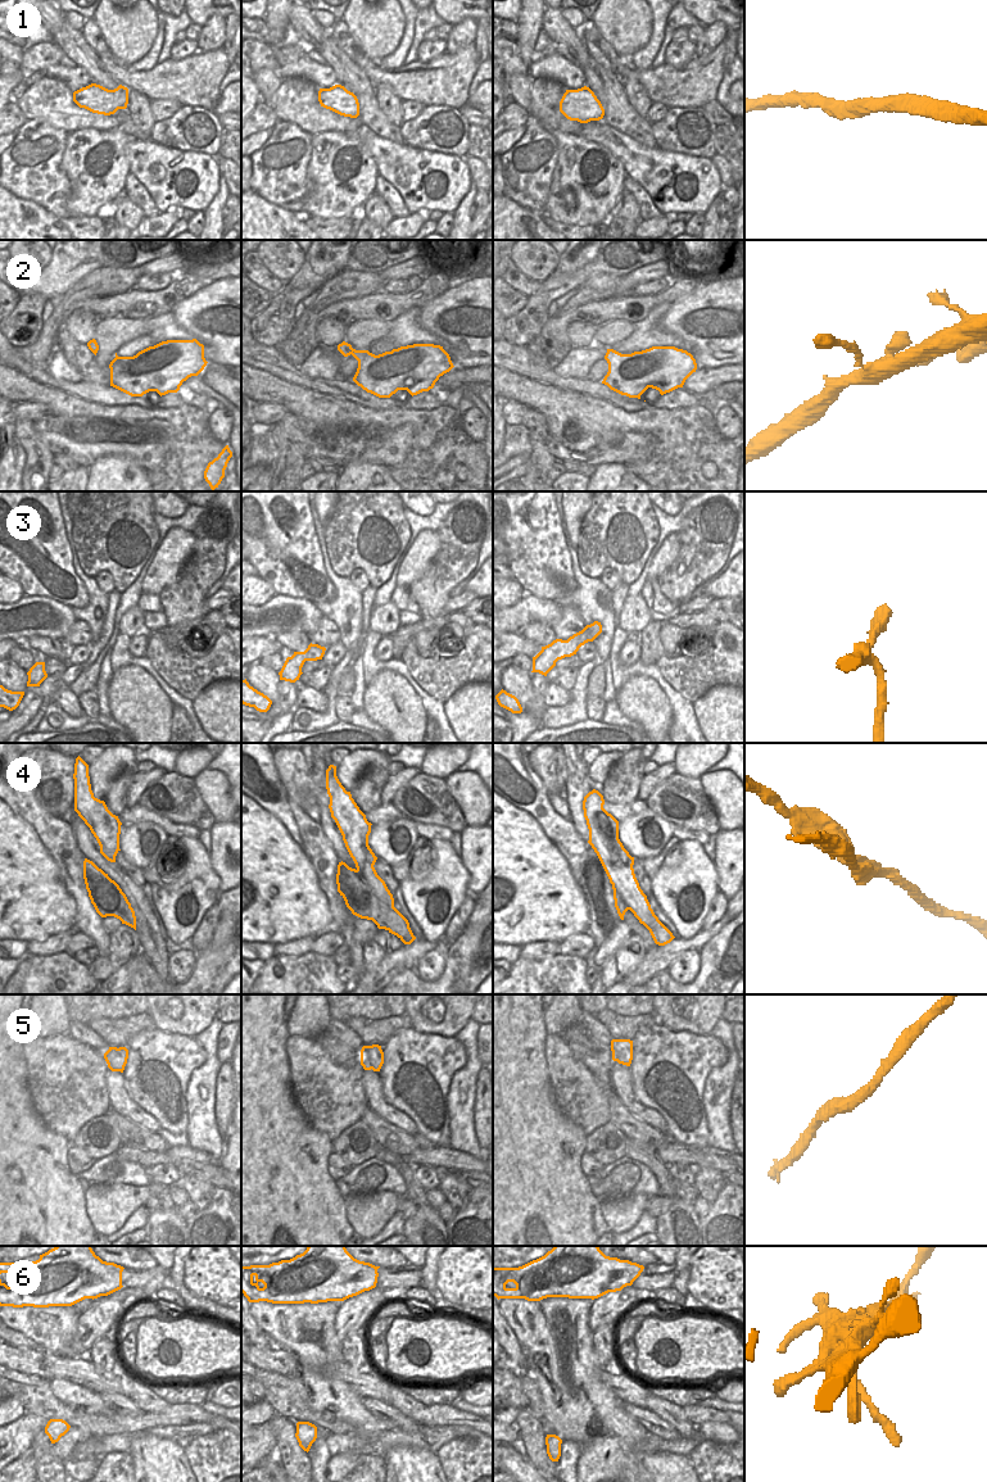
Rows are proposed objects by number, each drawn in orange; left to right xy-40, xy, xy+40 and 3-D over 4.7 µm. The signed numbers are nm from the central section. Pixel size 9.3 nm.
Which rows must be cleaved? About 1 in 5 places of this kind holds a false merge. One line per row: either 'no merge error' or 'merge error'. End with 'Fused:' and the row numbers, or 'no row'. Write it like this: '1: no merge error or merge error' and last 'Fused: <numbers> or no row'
1: no merge error
2: no merge error
3: no merge error
4: merge error
5: no merge error
6: no merge error
Fused: 4

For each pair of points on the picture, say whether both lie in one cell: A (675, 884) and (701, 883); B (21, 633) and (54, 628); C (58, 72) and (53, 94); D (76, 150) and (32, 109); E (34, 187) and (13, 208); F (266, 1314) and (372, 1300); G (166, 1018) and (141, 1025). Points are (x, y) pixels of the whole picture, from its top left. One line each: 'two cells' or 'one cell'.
A: one cell
B: one cell
C: two cells
D: two cells
E: two cells
F: two cells
G: two cells

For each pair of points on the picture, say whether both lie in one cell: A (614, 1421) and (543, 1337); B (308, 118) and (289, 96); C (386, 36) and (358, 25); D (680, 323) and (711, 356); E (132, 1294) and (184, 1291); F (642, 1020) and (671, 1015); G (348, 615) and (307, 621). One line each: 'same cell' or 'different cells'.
A: same cell
B: same cell
C: same cell
D: same cell
E: same cell
F: different cells
G: different cells

